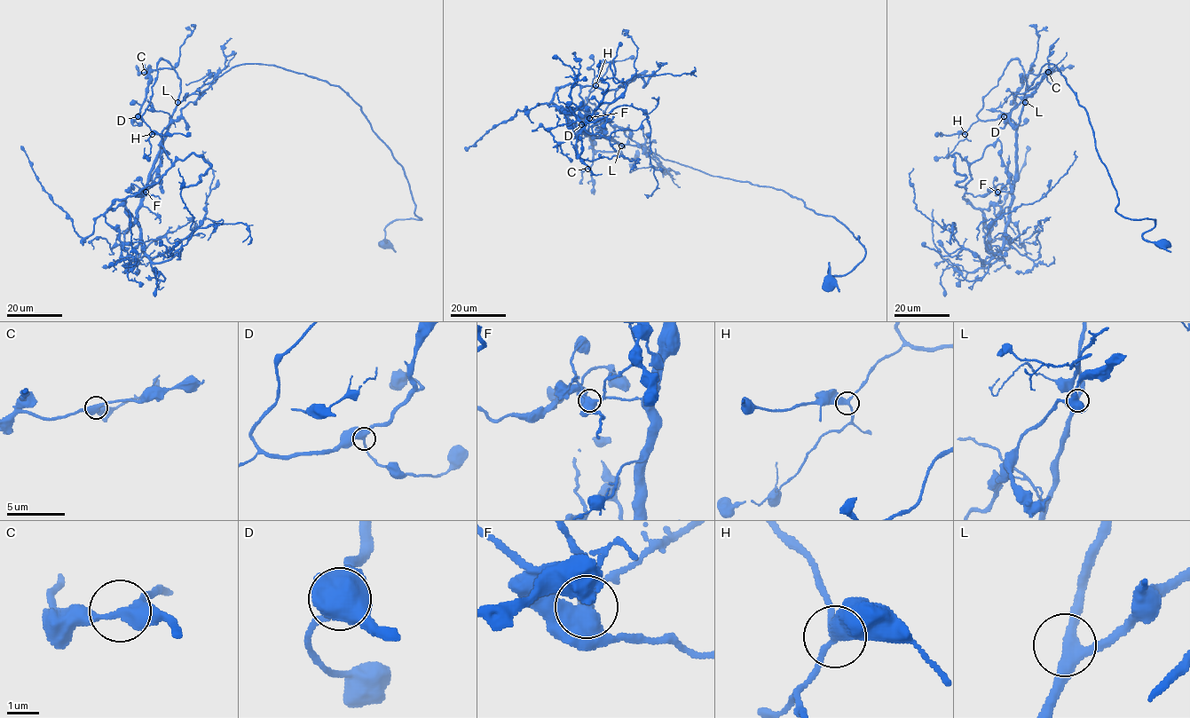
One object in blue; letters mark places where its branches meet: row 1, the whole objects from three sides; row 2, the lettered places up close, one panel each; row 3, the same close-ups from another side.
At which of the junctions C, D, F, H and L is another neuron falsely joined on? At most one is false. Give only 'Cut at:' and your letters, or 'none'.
Cut at: F

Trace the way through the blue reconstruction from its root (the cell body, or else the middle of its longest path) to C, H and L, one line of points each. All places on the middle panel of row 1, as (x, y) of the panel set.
C: (829, 281), (829, 263), (845, 275), (865, 254), (834, 216), (608, 140), (586, 98), (587, 169)
H: (829, 281), (829, 263), (845, 275), (863, 259), (859, 236), (782, 190), (607, 139), (586, 98), (595, 85)
L: (829, 281), (829, 263), (831, 275), (845, 275), (865, 254), (859, 236), (834, 216), (779, 189), (621, 145)

